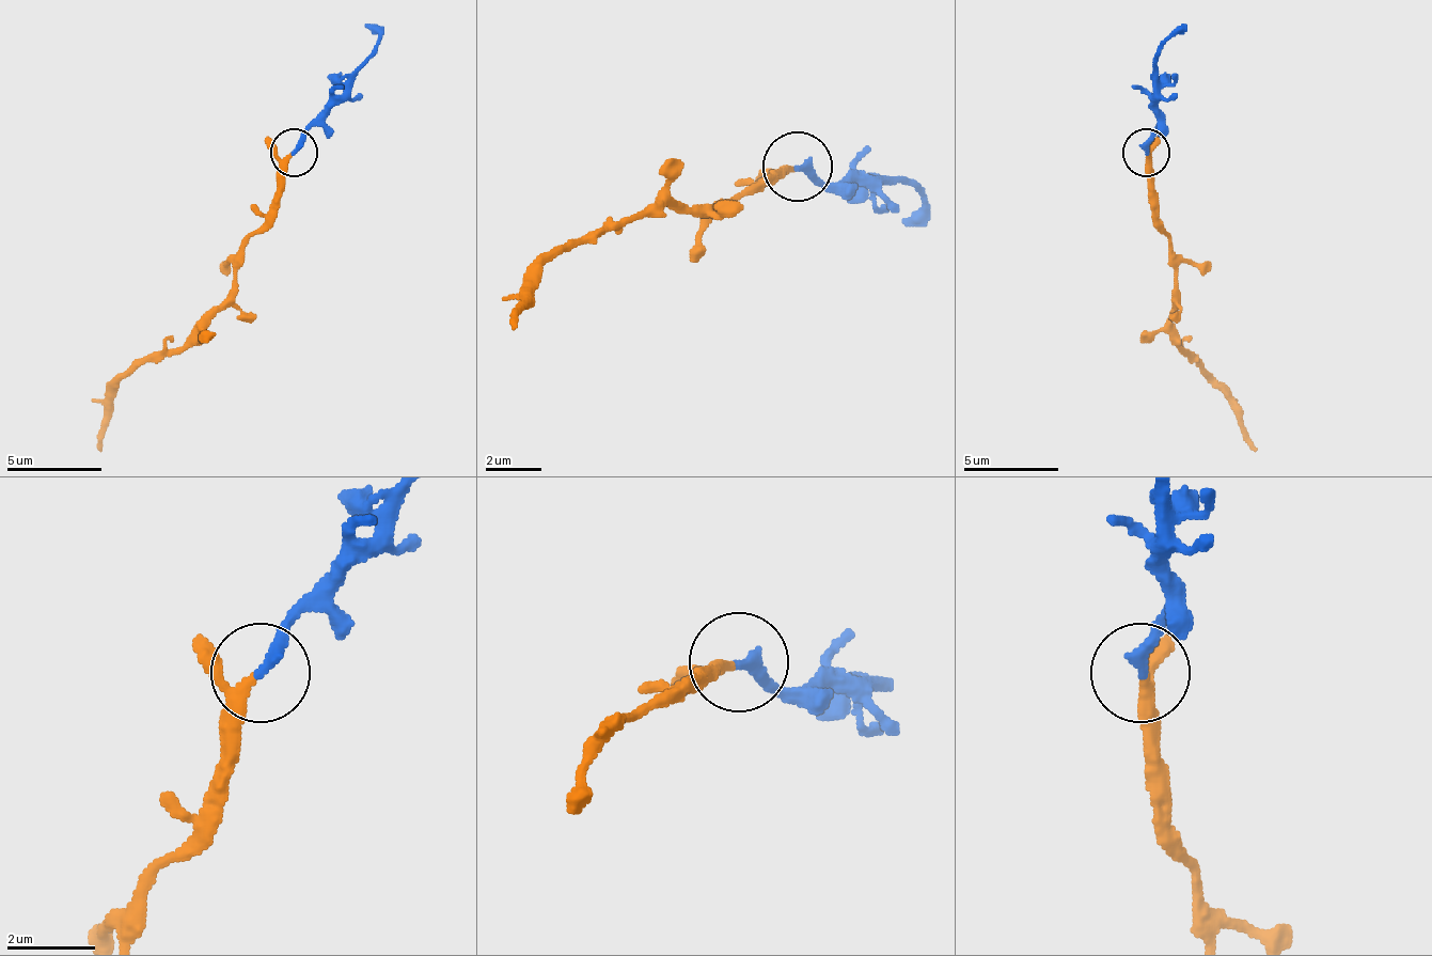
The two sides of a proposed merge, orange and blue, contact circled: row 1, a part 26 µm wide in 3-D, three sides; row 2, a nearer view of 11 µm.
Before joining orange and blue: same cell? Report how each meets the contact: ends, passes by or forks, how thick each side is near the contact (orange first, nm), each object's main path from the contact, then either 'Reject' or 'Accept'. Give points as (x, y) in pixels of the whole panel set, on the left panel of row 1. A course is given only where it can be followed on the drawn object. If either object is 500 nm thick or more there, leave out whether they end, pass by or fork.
At the ring orange passes by. At the ring blue ends. Thickness 200 nm (orange) against 280 nm. Course of orange: (293, 151), (278, 213), (245, 246), (235, 288), (174, 350), (140, 360), (116, 384), (97, 450). Course of blue: (293, 151), (311, 123), (368, 57), (378, 37), (363, 22). Accept

